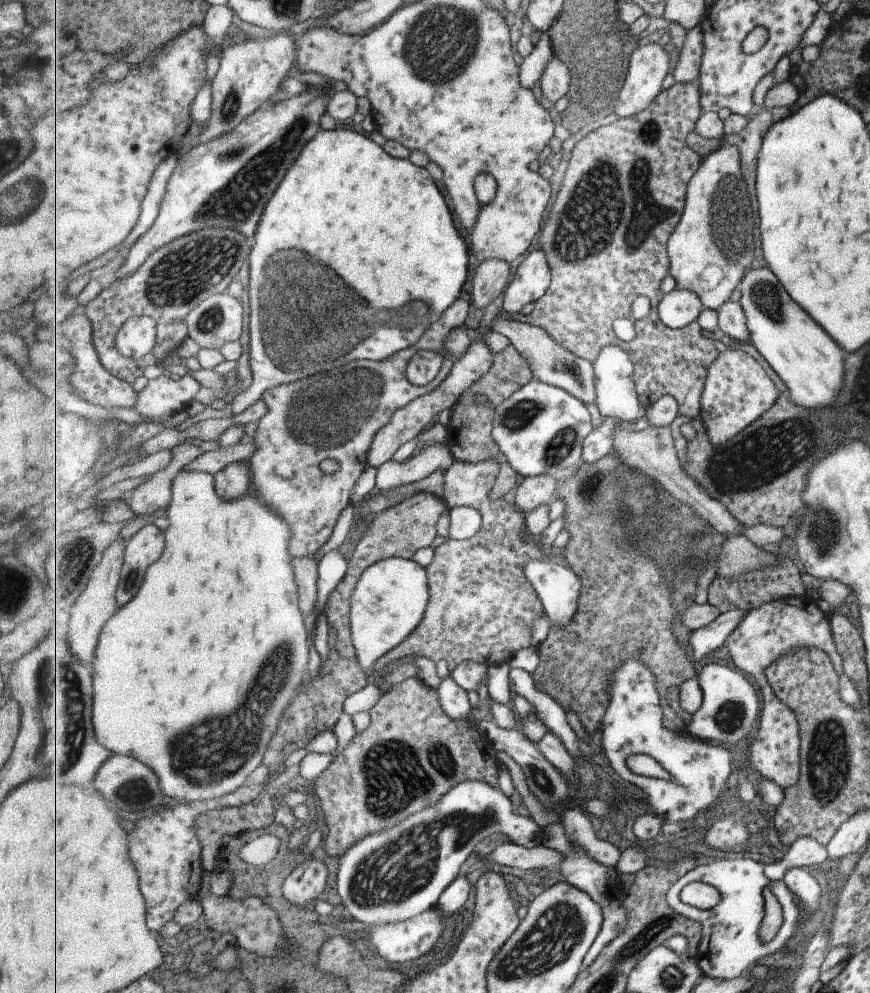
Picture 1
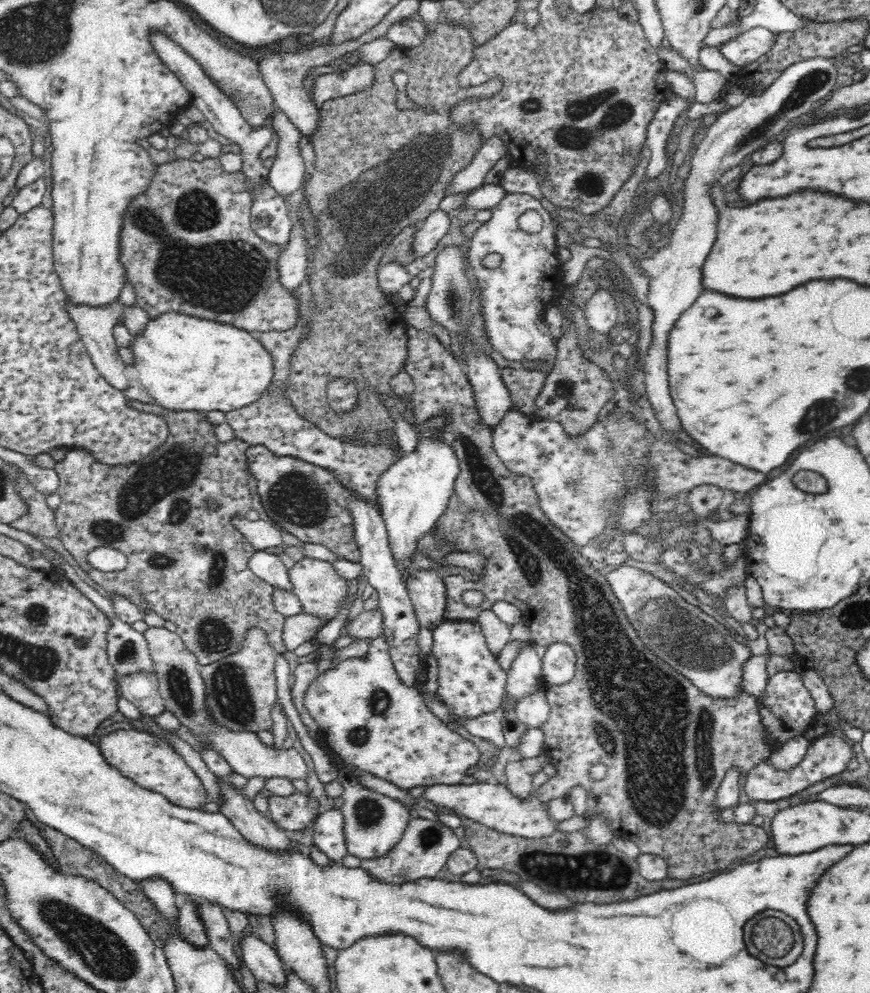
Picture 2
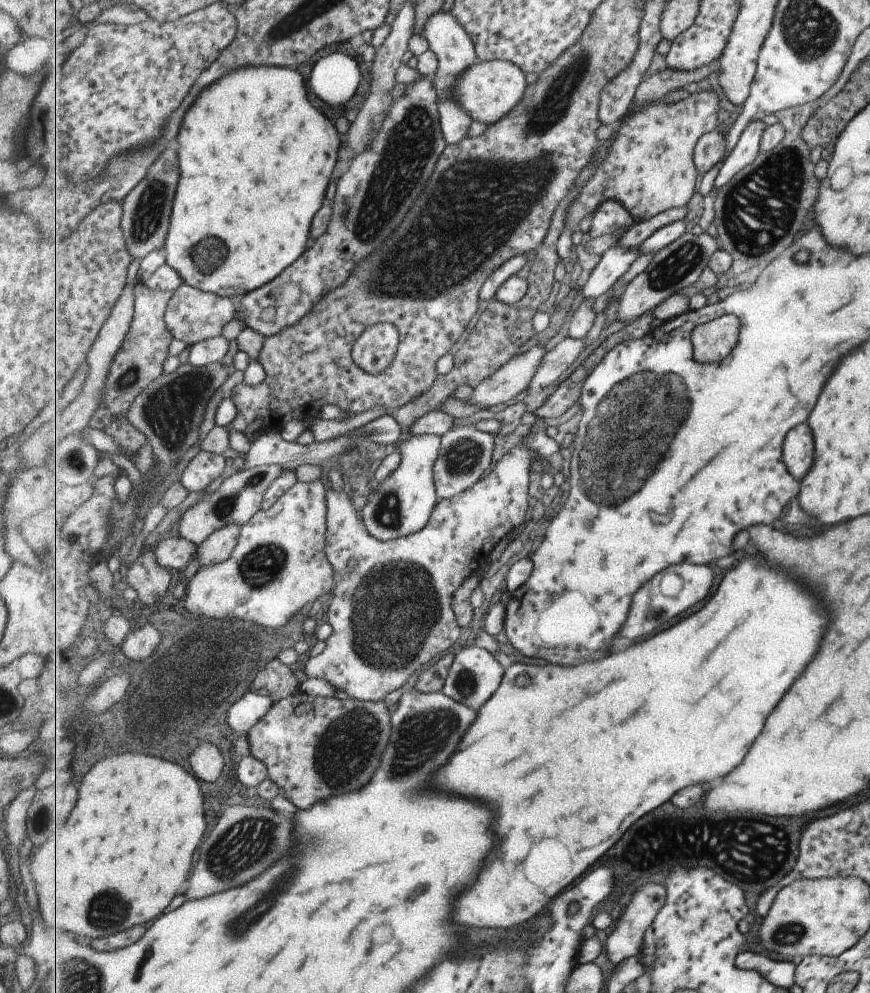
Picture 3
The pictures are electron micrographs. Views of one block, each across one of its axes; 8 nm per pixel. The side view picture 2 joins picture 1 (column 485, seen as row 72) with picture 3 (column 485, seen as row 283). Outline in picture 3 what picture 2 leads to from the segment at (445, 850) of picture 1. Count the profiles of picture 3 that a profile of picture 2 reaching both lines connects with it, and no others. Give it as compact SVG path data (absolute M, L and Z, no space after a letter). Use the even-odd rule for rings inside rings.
M476 645L464 647L455 657L442 691L449 695L449 698L457 700L469 708L479 710L500 689L499 686L501 686L503 676L505 676L503 664L499 664L501 659L500 656L493 656L491 651Z

